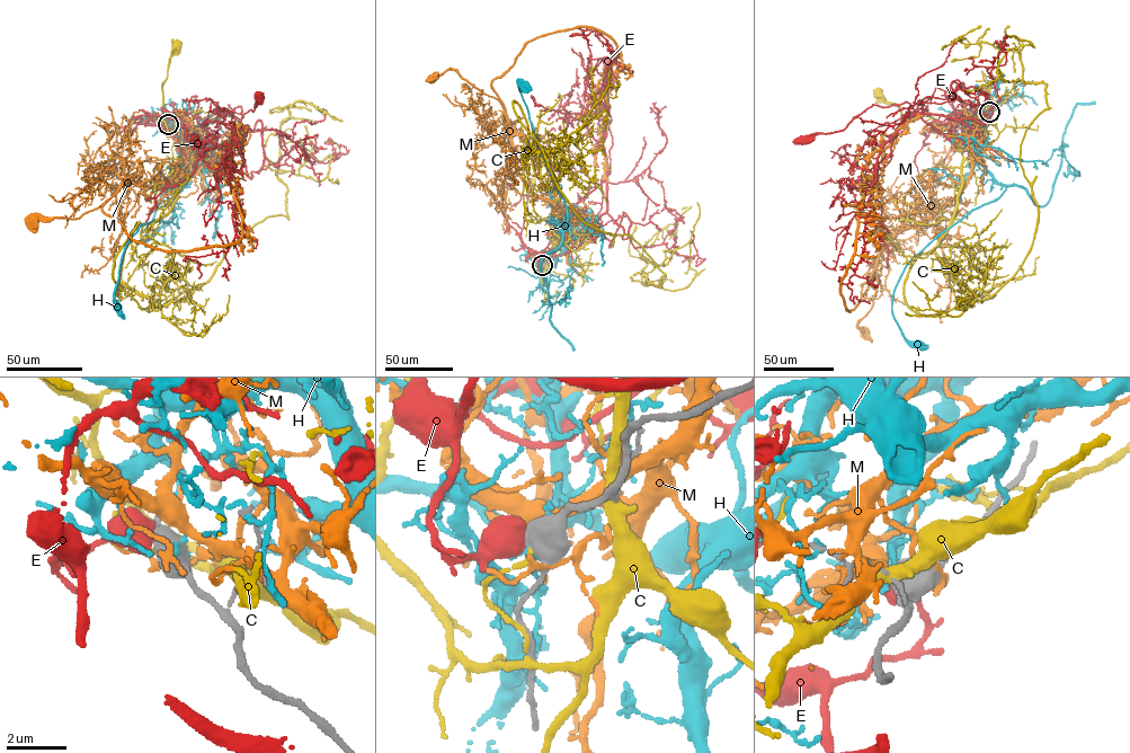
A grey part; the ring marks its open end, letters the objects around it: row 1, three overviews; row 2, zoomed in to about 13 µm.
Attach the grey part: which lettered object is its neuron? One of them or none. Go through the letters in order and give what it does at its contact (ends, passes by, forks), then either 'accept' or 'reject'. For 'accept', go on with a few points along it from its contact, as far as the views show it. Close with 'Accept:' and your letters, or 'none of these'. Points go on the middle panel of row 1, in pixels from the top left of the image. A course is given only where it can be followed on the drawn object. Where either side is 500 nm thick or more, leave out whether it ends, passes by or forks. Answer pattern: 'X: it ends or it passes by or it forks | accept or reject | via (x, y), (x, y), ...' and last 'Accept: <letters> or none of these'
C: reject
E: accept | via (542, 265), (541, 257), (583, 242), (606, 209), (607, 63)
H: reject
M: it forks | reject
Accept: E

